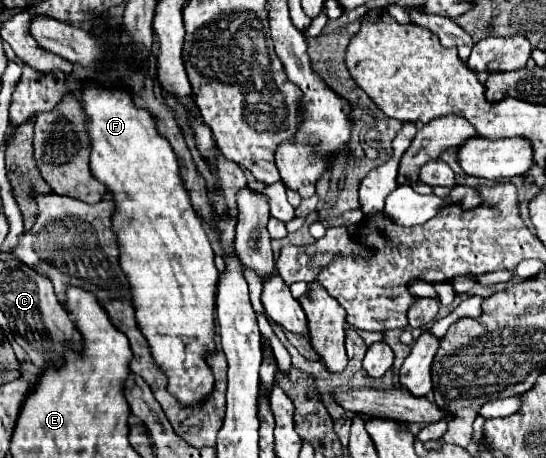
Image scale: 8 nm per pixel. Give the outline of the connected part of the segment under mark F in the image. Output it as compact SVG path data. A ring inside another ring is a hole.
M87 84L81 90L83 108L89 116L87 128L93 140L91 172L97 180L107 184L117 202L117 214L113 218L115 232L121 250L121 268L127 272L135 314L141 332L149 340L157 366L169 378L169 392L177 396L185 406L199 404L213 390L213 372L205 362L205 356L217 348L215 344L215 292L219 272L213 262L213 250L209 238L191 208L189 192L181 184L179 162L167 140L157 136L149 112L133 106L129 92L109 90L97 84Z

